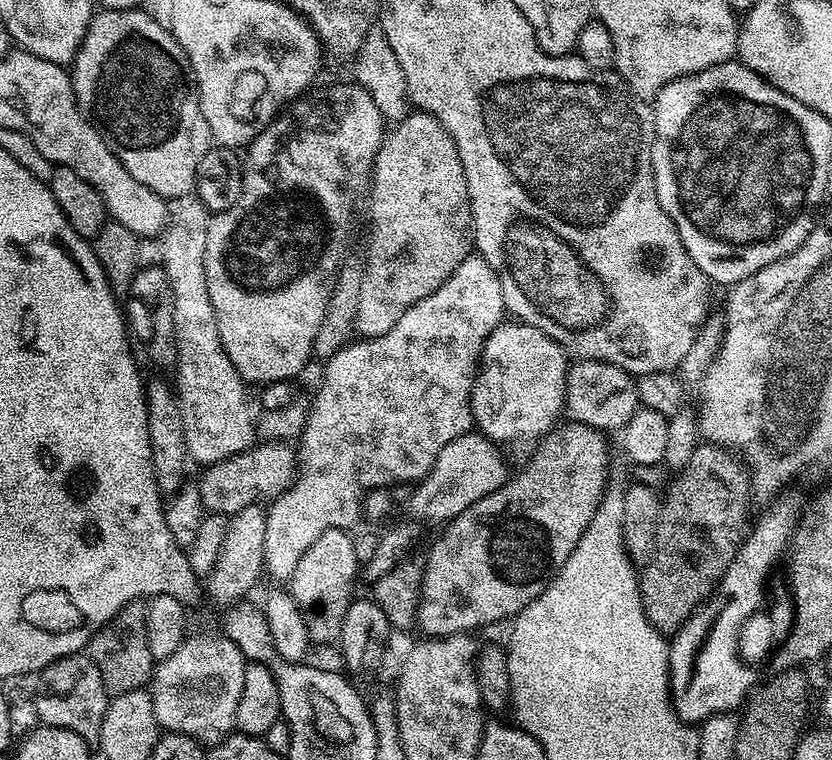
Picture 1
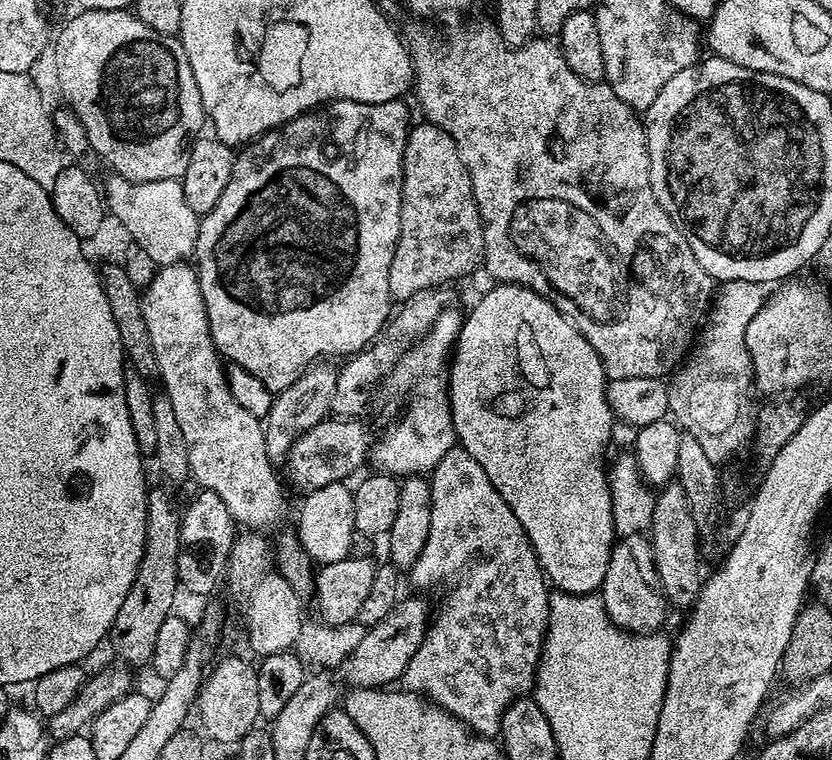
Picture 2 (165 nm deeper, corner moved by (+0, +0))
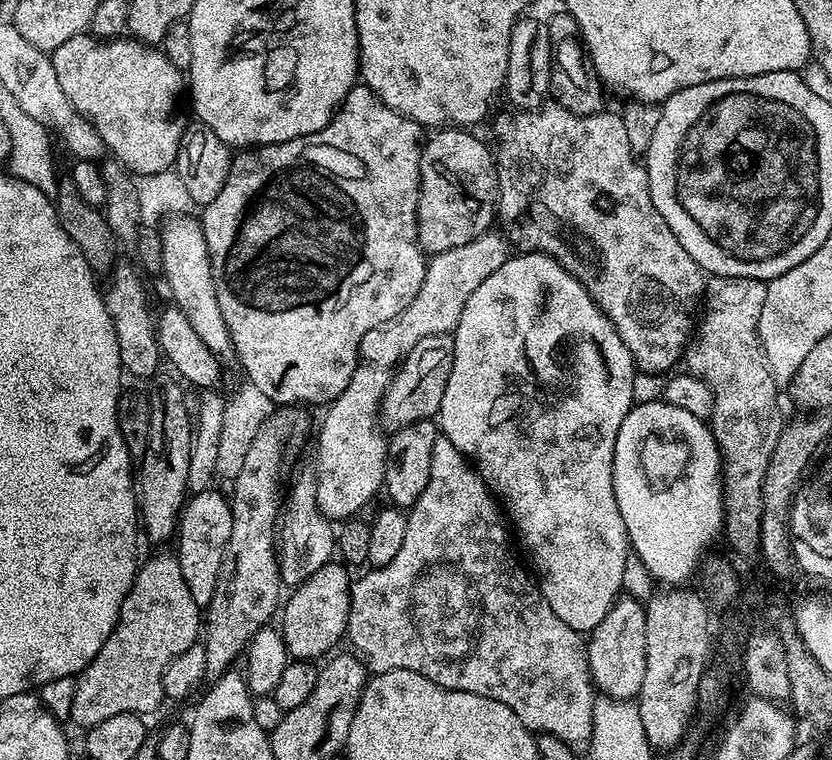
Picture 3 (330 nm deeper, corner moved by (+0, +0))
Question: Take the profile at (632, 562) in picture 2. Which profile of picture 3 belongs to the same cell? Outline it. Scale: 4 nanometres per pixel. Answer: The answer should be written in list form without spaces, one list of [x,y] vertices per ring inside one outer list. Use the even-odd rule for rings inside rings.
[[[622,596],[611,607],[610,613],[589,633],[588,668],[595,687],[605,697],[632,700],[640,693],[646,672],[646,609],[643,603]]]

